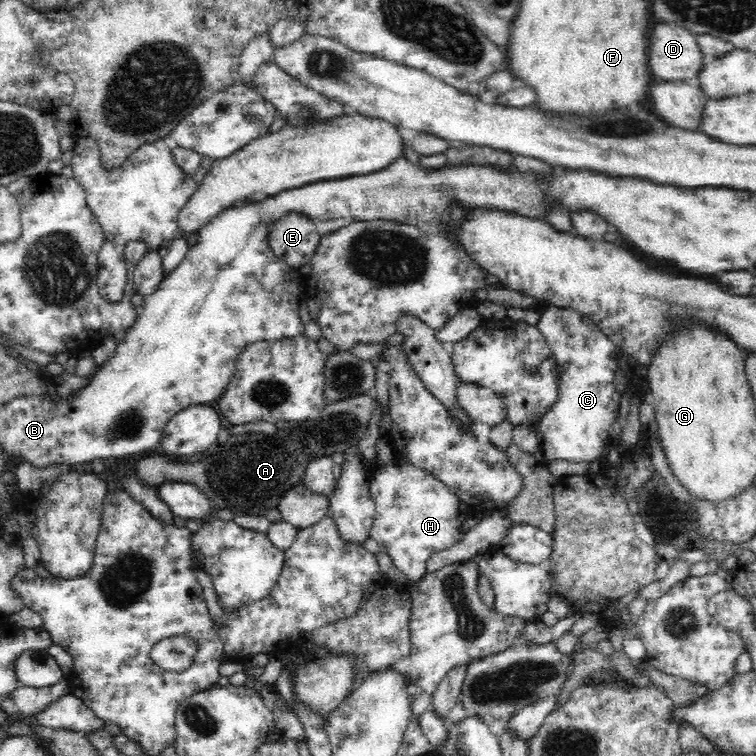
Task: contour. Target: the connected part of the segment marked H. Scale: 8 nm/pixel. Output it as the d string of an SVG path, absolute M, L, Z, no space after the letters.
M395 455L393 459L388 461L386 464L375 470L374 476L370 481L370 495L375 504L375 517L371 524L369 536L376 540L380 550L384 553L388 553L394 565L398 567L407 578L410 580L410 585L417 584L426 574L426 561L430 558L432 553L438 552L439 550L452 546L456 541L459 541L463 537L463 533L460 531L460 526L464 524L467 516L472 512L472 506L462 502L448 487L446 487L440 480L435 478L431 472L414 466L406 457Z

